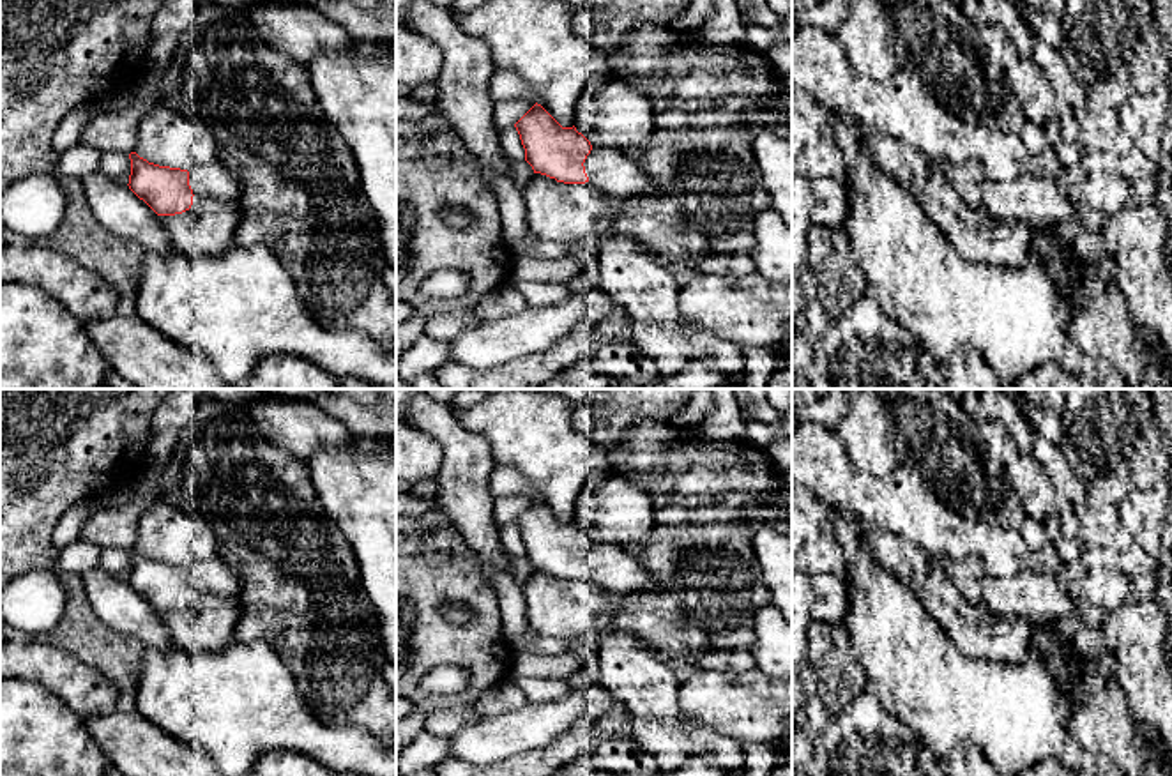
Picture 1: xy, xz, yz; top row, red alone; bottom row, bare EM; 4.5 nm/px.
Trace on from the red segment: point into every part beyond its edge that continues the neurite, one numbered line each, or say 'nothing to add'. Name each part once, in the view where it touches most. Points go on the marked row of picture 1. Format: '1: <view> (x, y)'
1: xz (614, 172)

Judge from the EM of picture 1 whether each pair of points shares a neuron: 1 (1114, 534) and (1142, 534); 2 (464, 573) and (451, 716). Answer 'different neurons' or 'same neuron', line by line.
1: different neurons
2: different neurons

